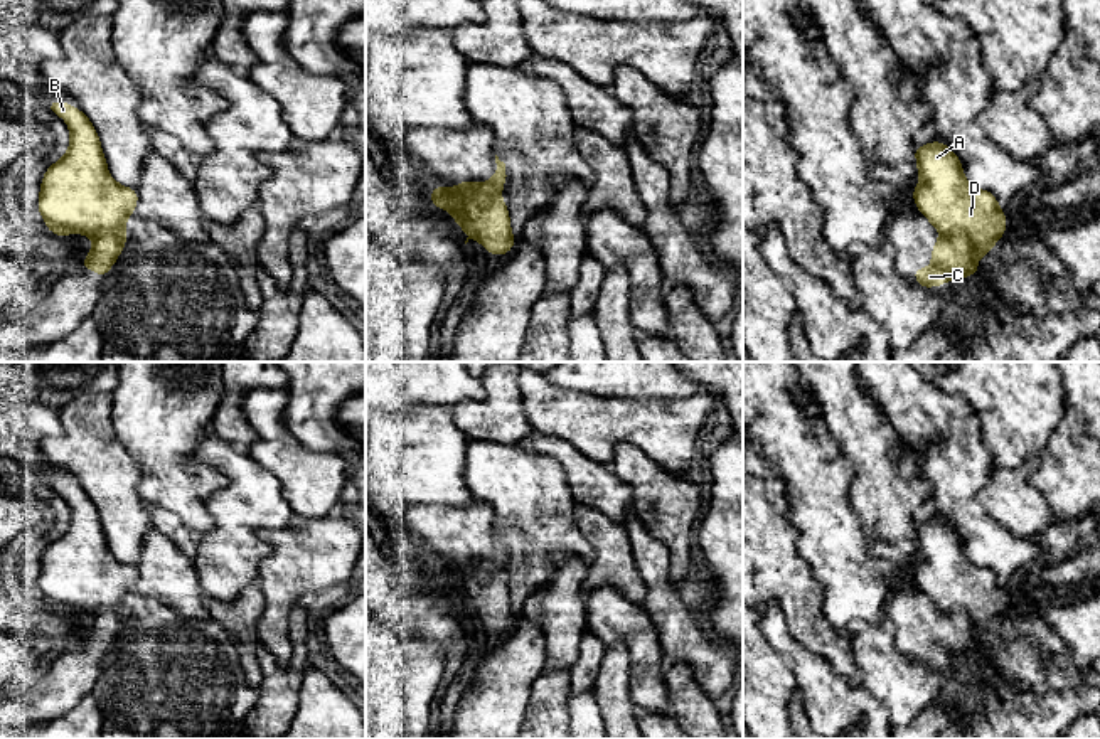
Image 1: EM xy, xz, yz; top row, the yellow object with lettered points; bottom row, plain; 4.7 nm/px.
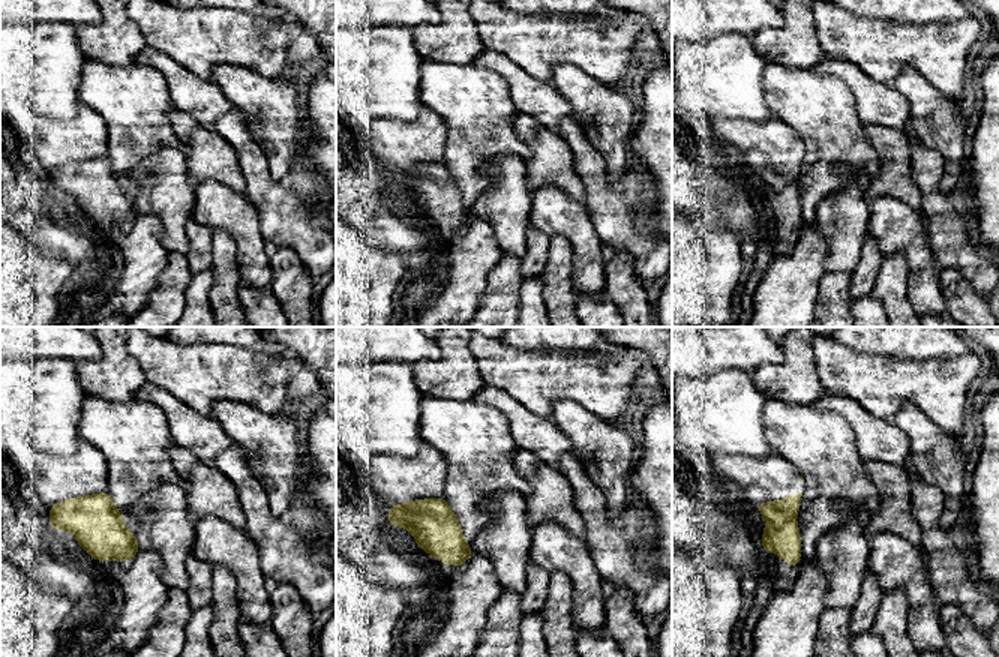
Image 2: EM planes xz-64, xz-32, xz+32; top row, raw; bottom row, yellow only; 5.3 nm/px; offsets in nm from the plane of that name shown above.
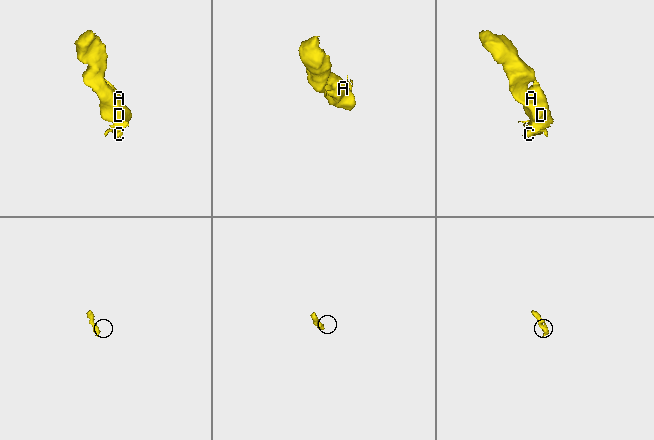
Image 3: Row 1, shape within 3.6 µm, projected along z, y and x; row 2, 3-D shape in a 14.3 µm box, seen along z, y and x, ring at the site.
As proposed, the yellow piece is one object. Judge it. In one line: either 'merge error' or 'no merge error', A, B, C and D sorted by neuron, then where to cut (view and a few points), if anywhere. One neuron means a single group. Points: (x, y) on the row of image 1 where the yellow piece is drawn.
merge error | A B D / C | yz (942, 233), (961, 233), (969, 243), (974, 261)

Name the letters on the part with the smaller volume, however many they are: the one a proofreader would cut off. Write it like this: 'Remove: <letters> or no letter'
Remove: C

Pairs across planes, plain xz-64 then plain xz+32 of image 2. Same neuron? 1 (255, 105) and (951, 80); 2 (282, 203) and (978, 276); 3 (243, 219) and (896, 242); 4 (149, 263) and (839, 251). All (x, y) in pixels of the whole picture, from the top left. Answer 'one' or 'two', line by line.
1: two
2: one
3: one
4: two

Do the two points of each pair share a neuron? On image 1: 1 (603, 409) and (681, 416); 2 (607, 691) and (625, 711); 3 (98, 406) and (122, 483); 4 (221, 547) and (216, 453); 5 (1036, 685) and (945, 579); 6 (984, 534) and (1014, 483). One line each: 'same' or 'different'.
1: same
2: same
3: same
4: same
5: same
6: different

